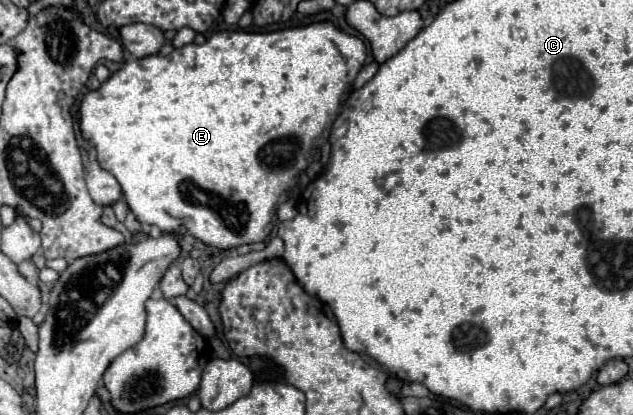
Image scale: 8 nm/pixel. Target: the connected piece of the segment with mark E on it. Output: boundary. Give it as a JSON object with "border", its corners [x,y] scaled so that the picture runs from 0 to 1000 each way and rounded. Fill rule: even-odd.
{"border":[[[506,51],[506,55],[490,55],[480,65],[458,65],[458,70],[427,75],[427,80],[348,75],[348,80],[338,80],[322,108],[300,104],[284,118],[275,118],[265,137],[237,133],[237,137],[202,147],[167,200],[161,200],[155,219],[136,224],[126,253],[126,311],[133,335],[152,349],[158,398],[183,427],[205,508],[215,518],[221,537],[246,542],[259,561],[303,566],[332,595],[363,605],[363,600],[373,600],[376,590],[411,586],[427,566],[427,557],[439,537],[436,508],[442,489],[442,465],[449,465],[449,484],[458,480],[458,465],[471,446],[474,417],[483,412],[483,402],[490,398],[496,364],[518,340],[524,296],[531,277],[537,272],[540,248],[553,229],[556,200],[566,171],[572,166],[575,142],[578,142],[578,108],[572,104],[572,94],[537,75],[521,51]]]}

